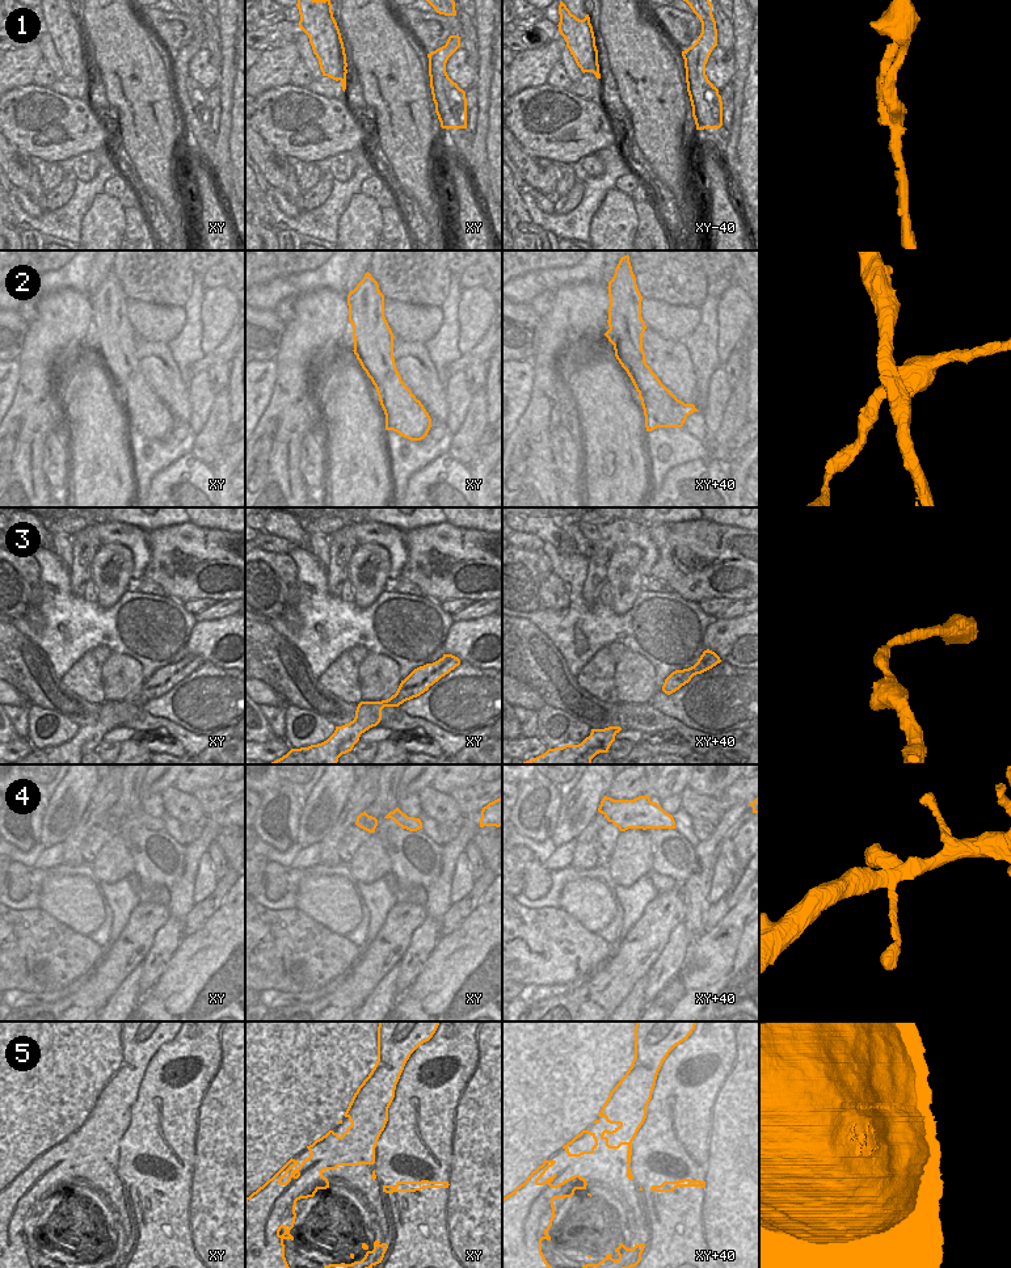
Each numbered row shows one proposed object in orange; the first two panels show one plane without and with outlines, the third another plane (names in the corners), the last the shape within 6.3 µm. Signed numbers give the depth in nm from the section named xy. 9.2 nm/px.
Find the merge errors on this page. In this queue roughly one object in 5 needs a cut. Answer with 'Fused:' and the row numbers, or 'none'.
Fused: 1, 2.

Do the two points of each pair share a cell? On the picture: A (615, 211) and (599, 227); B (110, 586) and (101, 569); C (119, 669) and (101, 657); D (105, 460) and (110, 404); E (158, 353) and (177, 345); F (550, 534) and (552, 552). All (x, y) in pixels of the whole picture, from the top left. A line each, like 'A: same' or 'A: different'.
A: same
B: same
C: different
D: same
E: different
F: different

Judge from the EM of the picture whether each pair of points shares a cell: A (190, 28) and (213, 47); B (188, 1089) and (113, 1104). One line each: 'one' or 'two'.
A: two
B: two

